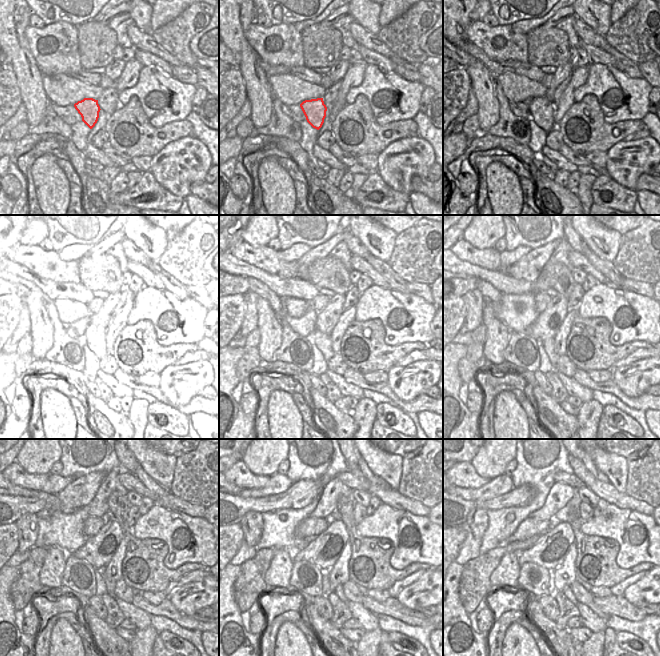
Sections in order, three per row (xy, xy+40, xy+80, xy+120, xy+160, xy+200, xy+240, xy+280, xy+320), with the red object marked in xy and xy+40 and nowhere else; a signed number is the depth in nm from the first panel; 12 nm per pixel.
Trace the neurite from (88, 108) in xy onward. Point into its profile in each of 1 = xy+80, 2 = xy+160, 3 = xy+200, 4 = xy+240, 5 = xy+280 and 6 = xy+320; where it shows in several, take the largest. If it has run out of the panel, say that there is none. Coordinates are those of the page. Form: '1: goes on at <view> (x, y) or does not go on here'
1: goes on at xy+80 (542, 111)
2: goes on at xy+160 (322, 341)
3: goes on at xy+200 (548, 345)
4: goes on at xy+240 (110, 585)
5: goes on at xy+280 (338, 590)
6: goes on at xy+320 (567, 592)

